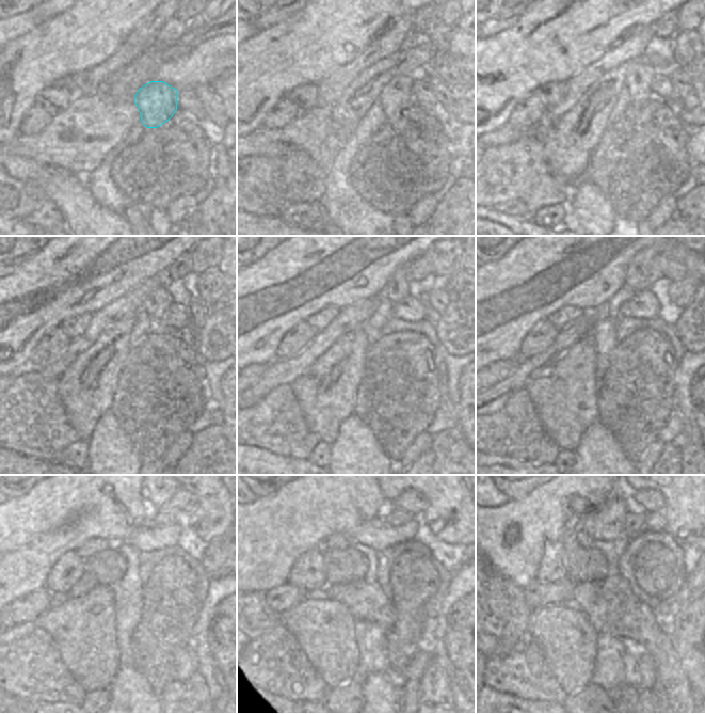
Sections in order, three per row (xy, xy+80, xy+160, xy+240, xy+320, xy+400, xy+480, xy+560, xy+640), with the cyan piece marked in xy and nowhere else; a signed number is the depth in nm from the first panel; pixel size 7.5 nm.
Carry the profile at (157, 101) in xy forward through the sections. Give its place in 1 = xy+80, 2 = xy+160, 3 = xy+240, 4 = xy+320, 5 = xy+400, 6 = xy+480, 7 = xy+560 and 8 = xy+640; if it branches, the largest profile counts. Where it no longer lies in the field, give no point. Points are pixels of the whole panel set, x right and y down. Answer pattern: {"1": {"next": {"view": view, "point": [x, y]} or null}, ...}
{"1": {"next": {"view": "xy+80", "point": [397, 94]}}, "2": {"next": {"view": "xy+160", "point": [638, 81]}}, "3": {"next": {"view": "xy+240", "point": [160, 300]}}, "4": {"next": {"view": "xy+320", "point": [398, 286]}}, "5": {"next": {"view": "xy+400", "point": [635, 276]}}, "6": {"next": {"view": "xy+480", "point": [214, 511]}}, "7": {"next": {"view": "xy+560", "point": [451, 506]}}, "8": {"next": {"view": "xy+640", "point": [692, 510]}}}

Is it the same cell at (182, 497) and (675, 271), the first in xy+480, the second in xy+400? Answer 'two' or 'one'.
one

